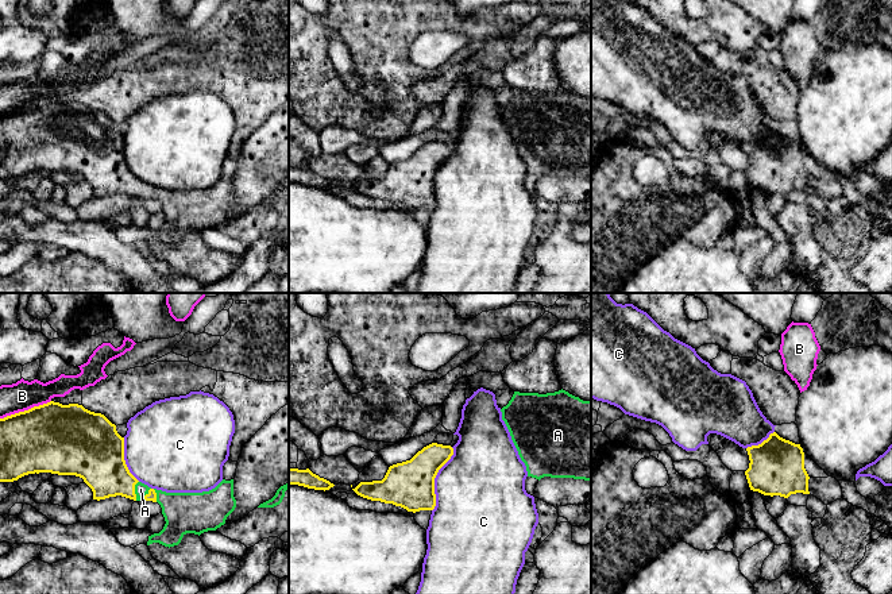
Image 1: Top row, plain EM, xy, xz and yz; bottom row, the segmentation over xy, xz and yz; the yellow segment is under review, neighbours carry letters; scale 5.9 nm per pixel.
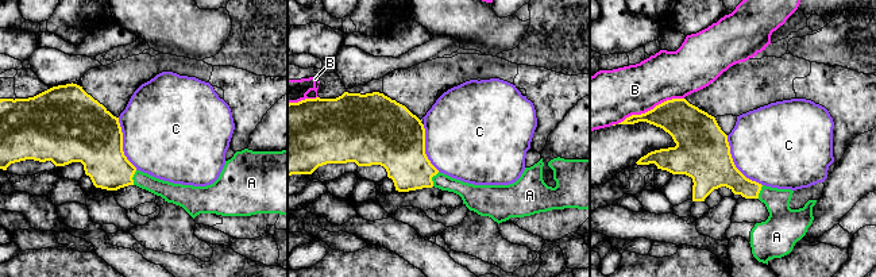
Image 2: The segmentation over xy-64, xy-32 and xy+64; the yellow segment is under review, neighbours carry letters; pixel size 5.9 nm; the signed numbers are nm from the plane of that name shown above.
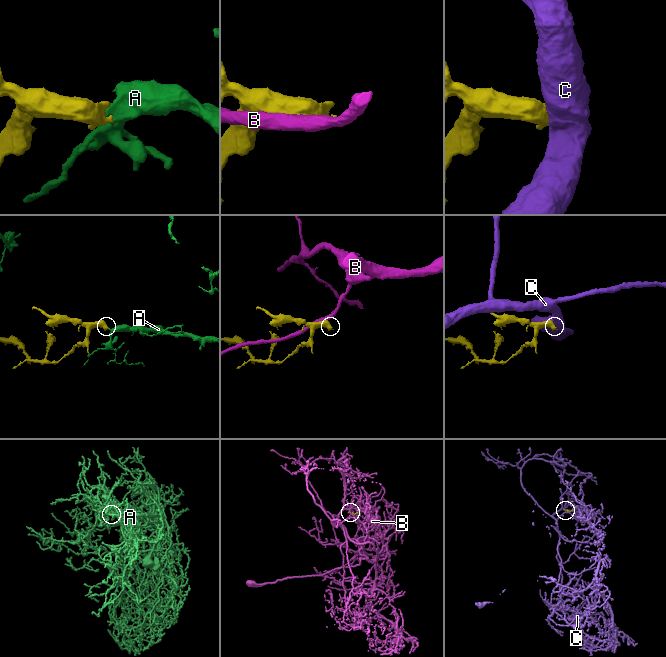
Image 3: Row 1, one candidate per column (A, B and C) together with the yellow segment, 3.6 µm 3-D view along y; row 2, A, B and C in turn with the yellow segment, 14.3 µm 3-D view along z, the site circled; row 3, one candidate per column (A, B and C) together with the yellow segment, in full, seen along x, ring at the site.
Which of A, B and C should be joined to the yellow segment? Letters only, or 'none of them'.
A

